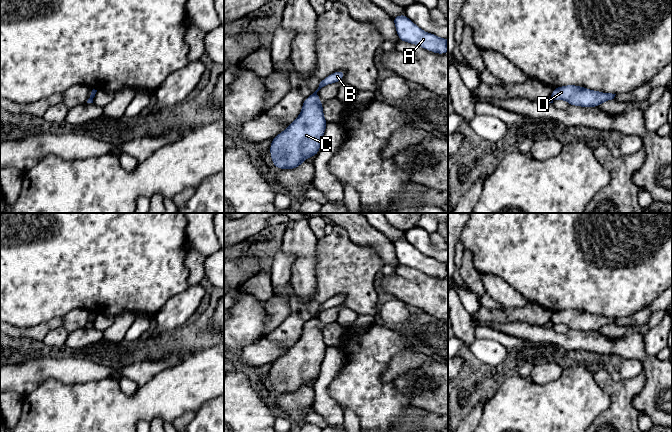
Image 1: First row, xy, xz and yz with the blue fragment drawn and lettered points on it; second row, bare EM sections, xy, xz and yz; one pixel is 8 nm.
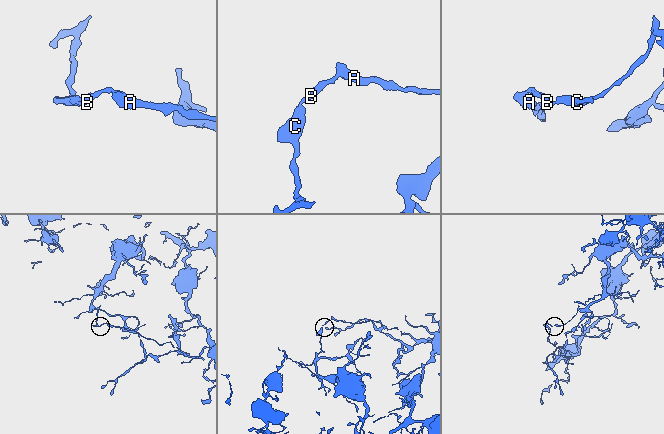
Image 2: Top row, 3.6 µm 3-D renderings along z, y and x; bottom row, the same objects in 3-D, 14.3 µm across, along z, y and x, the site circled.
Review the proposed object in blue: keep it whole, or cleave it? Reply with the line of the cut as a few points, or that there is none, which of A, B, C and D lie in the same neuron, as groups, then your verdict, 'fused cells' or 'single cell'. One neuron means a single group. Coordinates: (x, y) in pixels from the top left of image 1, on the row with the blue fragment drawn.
xz (314, 92), (316, 93) | A B / C D | fused cells

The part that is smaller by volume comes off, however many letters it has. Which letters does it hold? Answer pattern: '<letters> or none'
A, B

